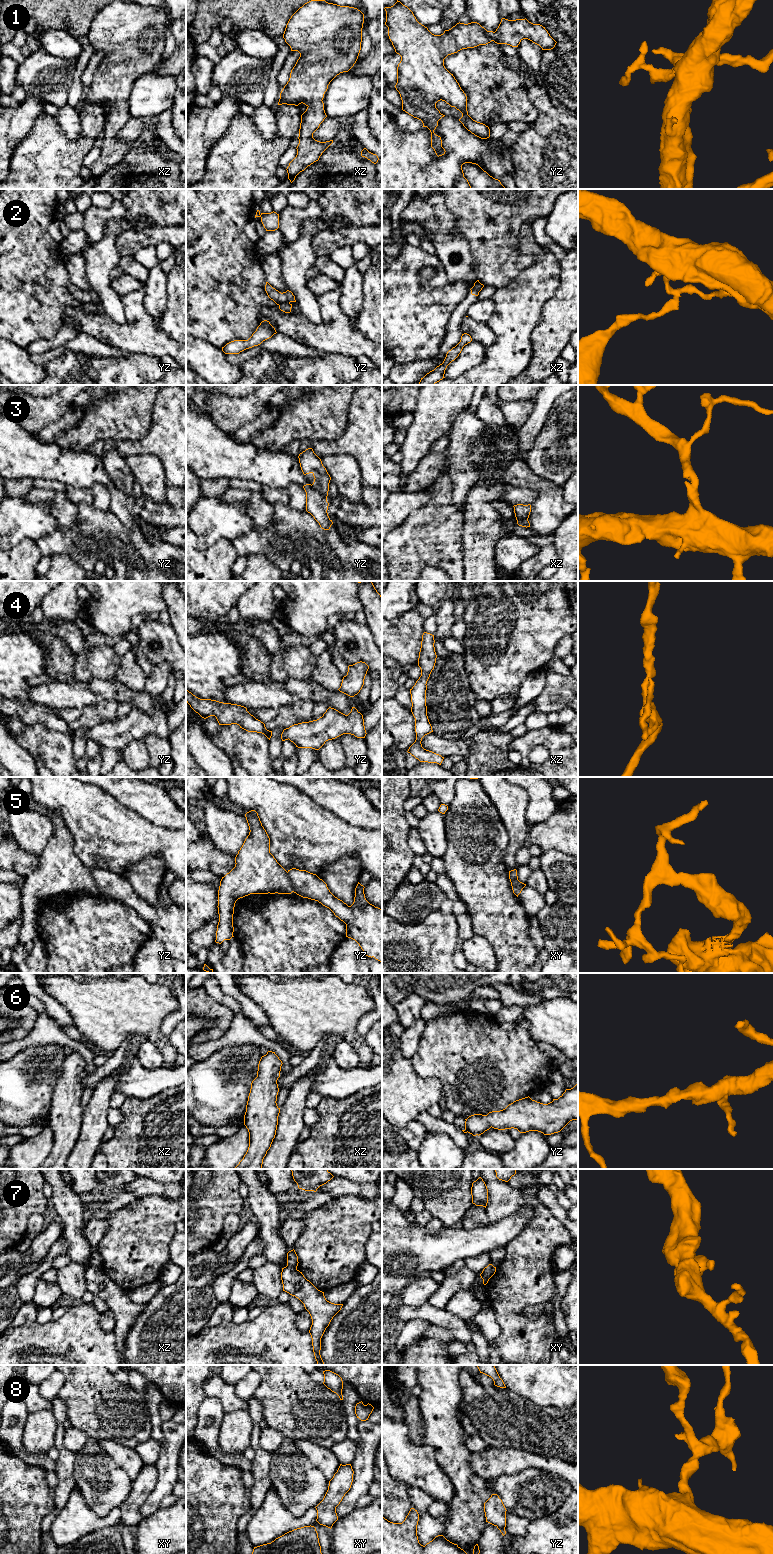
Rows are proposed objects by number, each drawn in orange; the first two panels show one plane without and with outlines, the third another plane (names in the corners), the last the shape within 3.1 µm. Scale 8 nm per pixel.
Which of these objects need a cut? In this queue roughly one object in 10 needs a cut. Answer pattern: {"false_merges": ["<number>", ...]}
{"false_merges": ["2"]}

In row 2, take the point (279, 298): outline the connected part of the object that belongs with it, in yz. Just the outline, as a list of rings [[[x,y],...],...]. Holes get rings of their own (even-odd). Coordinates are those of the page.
[[[266,282],[265,291],[268,297],[273,300],[277,305],[296,302],[295,296],[291,291],[287,290],[286,292],[281,293],[273,288],[268,282]]]

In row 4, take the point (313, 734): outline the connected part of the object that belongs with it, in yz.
[[[329,707],[317,720],[294,724],[284,729],[281,739],[289,739],[298,748],[319,750],[326,741],[343,734],[351,734],[357,738],[365,738],[367,734],[363,715],[355,707],[352,707],[348,715]]]

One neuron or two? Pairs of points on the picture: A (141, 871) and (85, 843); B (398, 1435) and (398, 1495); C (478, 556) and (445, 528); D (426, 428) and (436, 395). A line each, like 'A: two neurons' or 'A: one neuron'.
A: two neurons
B: two neurons
C: two neurons
D: one neuron

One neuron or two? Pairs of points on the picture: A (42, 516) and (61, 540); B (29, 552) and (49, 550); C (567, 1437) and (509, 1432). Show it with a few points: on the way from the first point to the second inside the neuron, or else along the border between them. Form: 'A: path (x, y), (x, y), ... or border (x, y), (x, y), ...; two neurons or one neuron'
A: border (60, 526), (35, 540); two neurons
B: border (35, 541), (42, 555); two neurons
C: path (553, 1433), (523, 1432); one neuron

